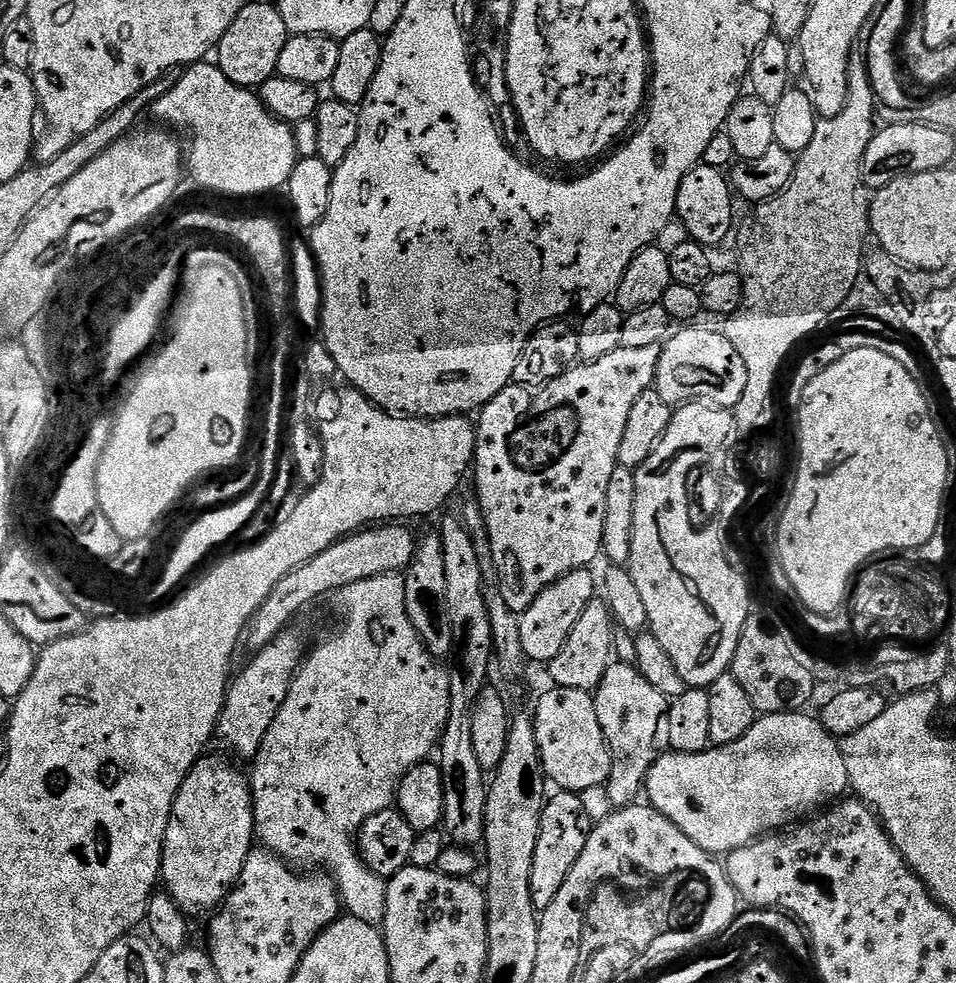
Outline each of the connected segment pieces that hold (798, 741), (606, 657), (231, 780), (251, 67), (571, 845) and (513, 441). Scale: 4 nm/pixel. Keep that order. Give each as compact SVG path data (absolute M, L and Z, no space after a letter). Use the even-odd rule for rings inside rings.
M800 710L794 712L770 712L757 718L754 726L750 726L750 730L746 730L746 734L742 734L742 738L738 738L738 742L712 746L709 747L707 752L686 754L685 752L668 750L665 751L665 756L664 753L657 755L647 776L647 803L651 804L653 808L658 809L666 818L670 818L670 822L674 822L674 826L678 826L678 830L682 830L682 834L686 834L686 838L690 838L690 842L702 846L702 850L713 854L727 854L752 843L753 840L759 840L762 836L775 833L777 830L787 829L789 826L803 821L805 817L815 813L821 806L828 806L833 802L839 801L850 788L844 782L846 762L844 761L844 750L841 741L837 737L830 735L815 715L803 716L804 714Z
M603 598L591 600L586 610L582 610L582 618L574 622L574 630L570 630L566 638L566 646L558 650L558 658L554 658L546 666L546 672L552 679L551 683L557 688L595 693L609 664L614 660L612 628L614 629L614 621L607 600Z
M205 754L196 761L174 798L166 826L160 859L162 884L172 901L192 918L203 912L215 913L242 874L246 858L254 851L252 785L249 777L228 760Z
M249 2L238 14L238 18L230 22L230 30L222 34L214 49L214 63L239 88L259 90L269 78L276 75L278 58L286 47L289 35L286 22L282 22L282 14L275 3Z
M563 790L555 794L557 796L547 797L542 810L538 846L534 850L534 870L530 874L530 894L538 910L543 910L550 906L550 902L554 902L554 894L562 890L566 874L574 870L574 862L578 862L578 854L582 854L588 841L588 833L594 827L594 821L586 814L579 794Z
M659 344L639 350L620 347L614 354L606 354L606 358L577 363L539 388L525 388L513 382L479 409L474 496L485 518L501 594L512 612L524 612L546 586L601 559L606 489L618 467L618 445L634 402L656 383L660 350Z

